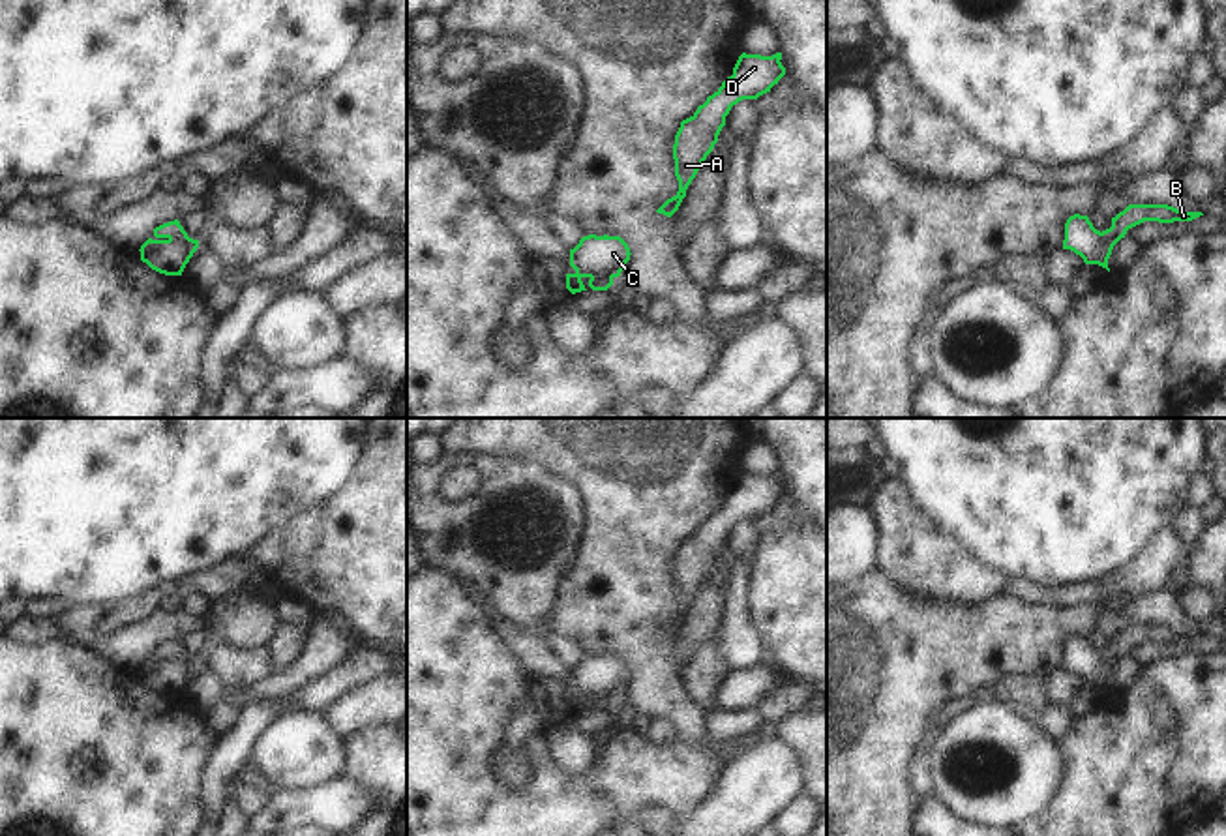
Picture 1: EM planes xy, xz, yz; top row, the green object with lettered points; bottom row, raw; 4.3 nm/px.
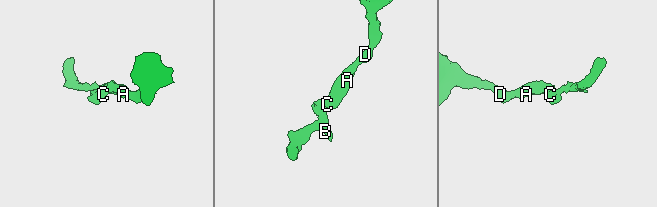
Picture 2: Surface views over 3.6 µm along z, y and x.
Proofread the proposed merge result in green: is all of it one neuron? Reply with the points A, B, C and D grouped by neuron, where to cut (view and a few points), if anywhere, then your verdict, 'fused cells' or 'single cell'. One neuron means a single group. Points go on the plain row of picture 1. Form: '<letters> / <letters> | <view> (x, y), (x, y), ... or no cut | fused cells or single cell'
A C D / B | xz (612, 696), (597, 696), (589, 705) | fused cells

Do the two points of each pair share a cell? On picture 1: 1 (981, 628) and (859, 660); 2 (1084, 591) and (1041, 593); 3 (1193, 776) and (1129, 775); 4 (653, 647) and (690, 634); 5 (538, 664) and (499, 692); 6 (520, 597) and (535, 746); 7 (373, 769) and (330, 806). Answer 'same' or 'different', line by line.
1: same
2: same
3: same
4: different
5: different
6: different
7: different

